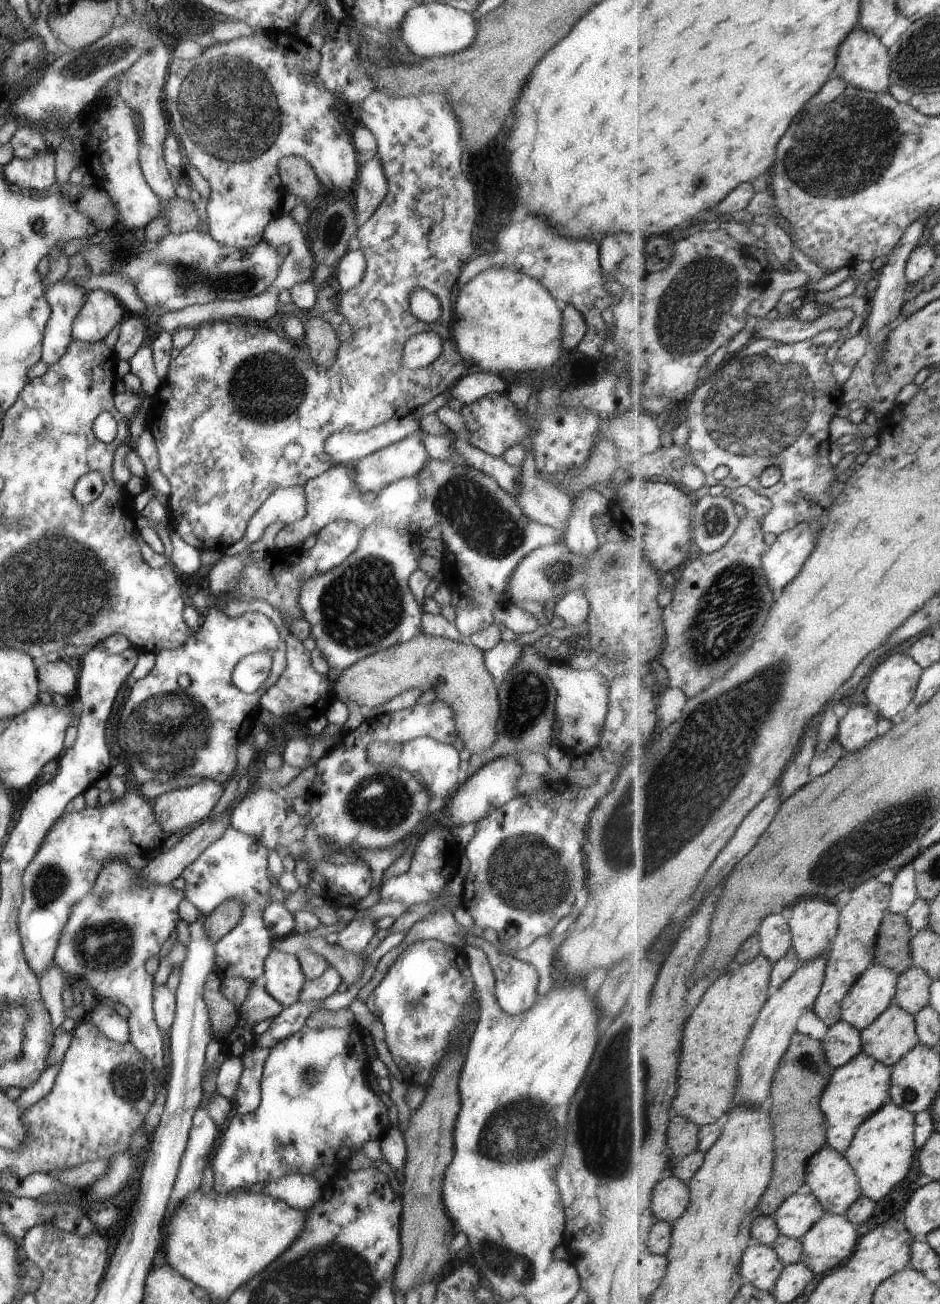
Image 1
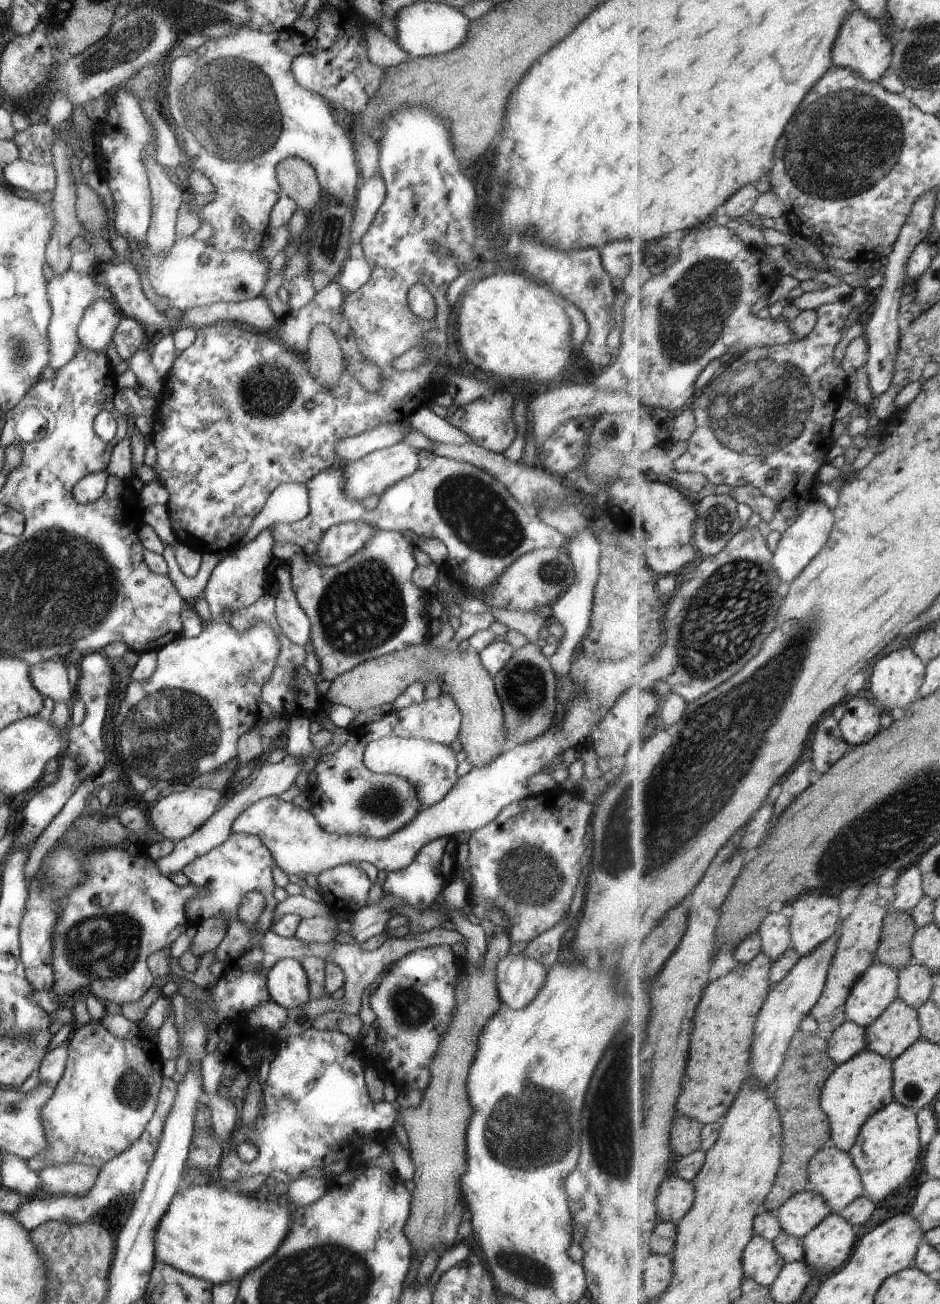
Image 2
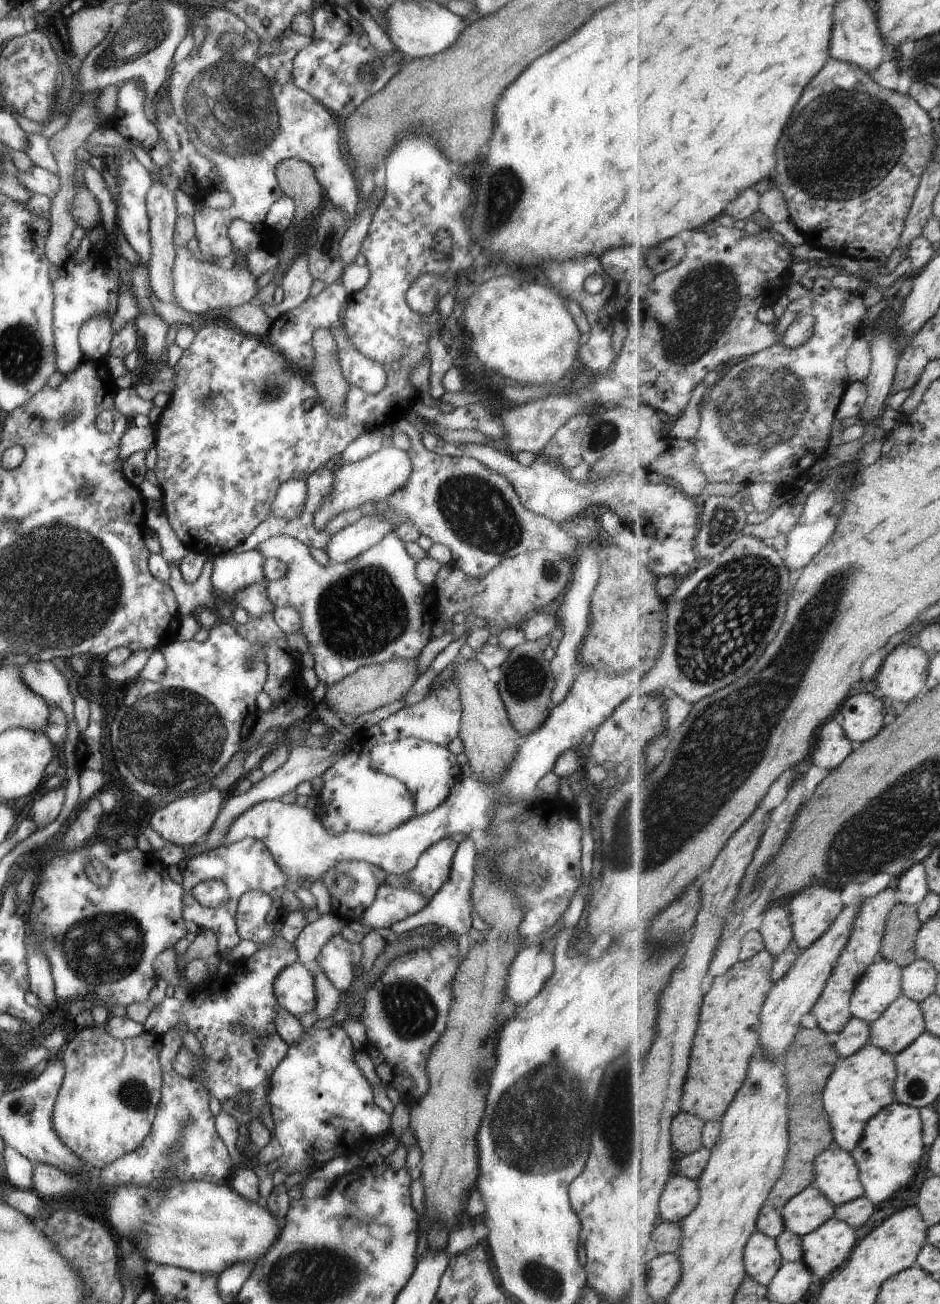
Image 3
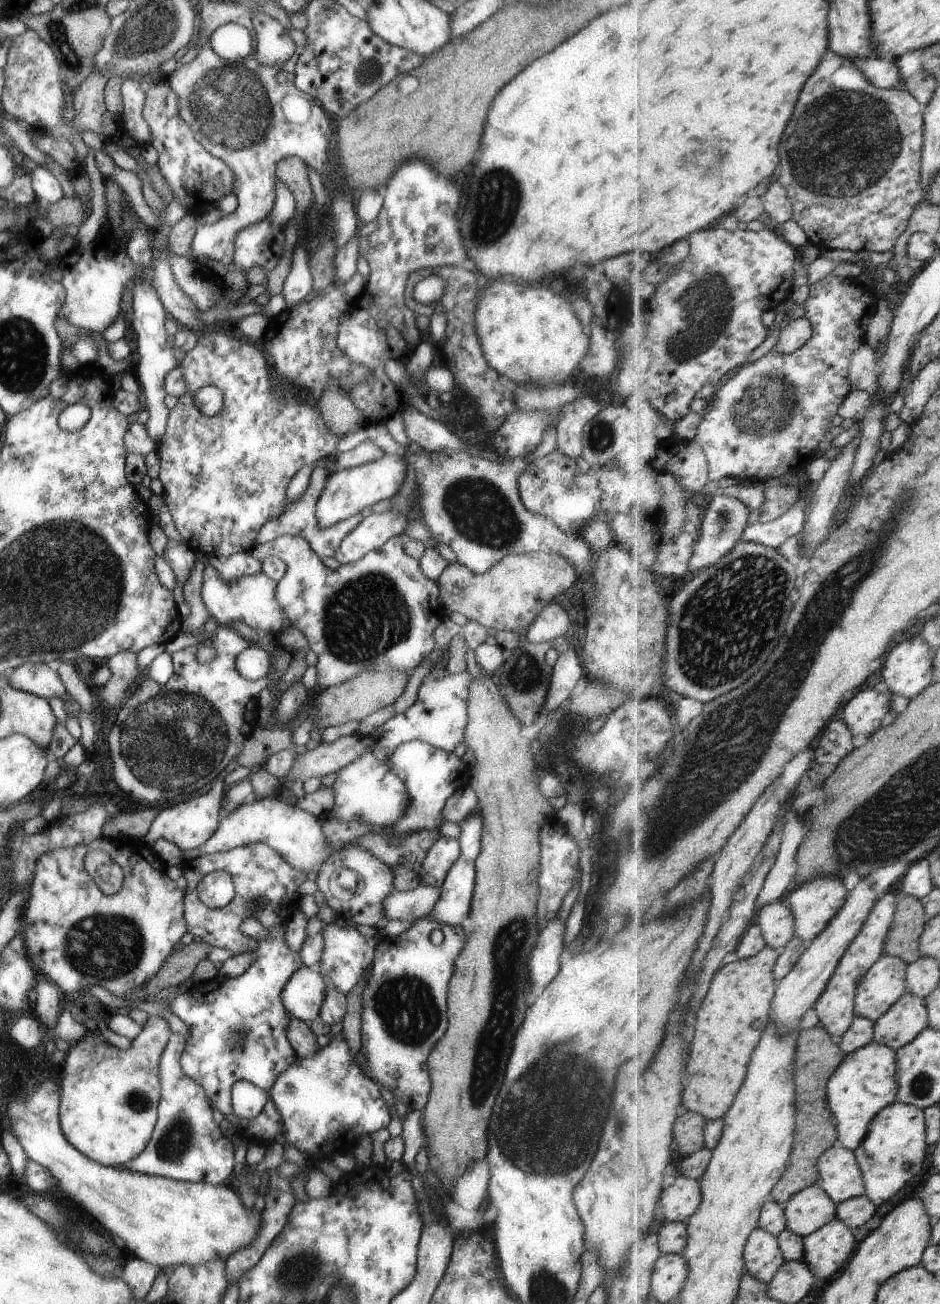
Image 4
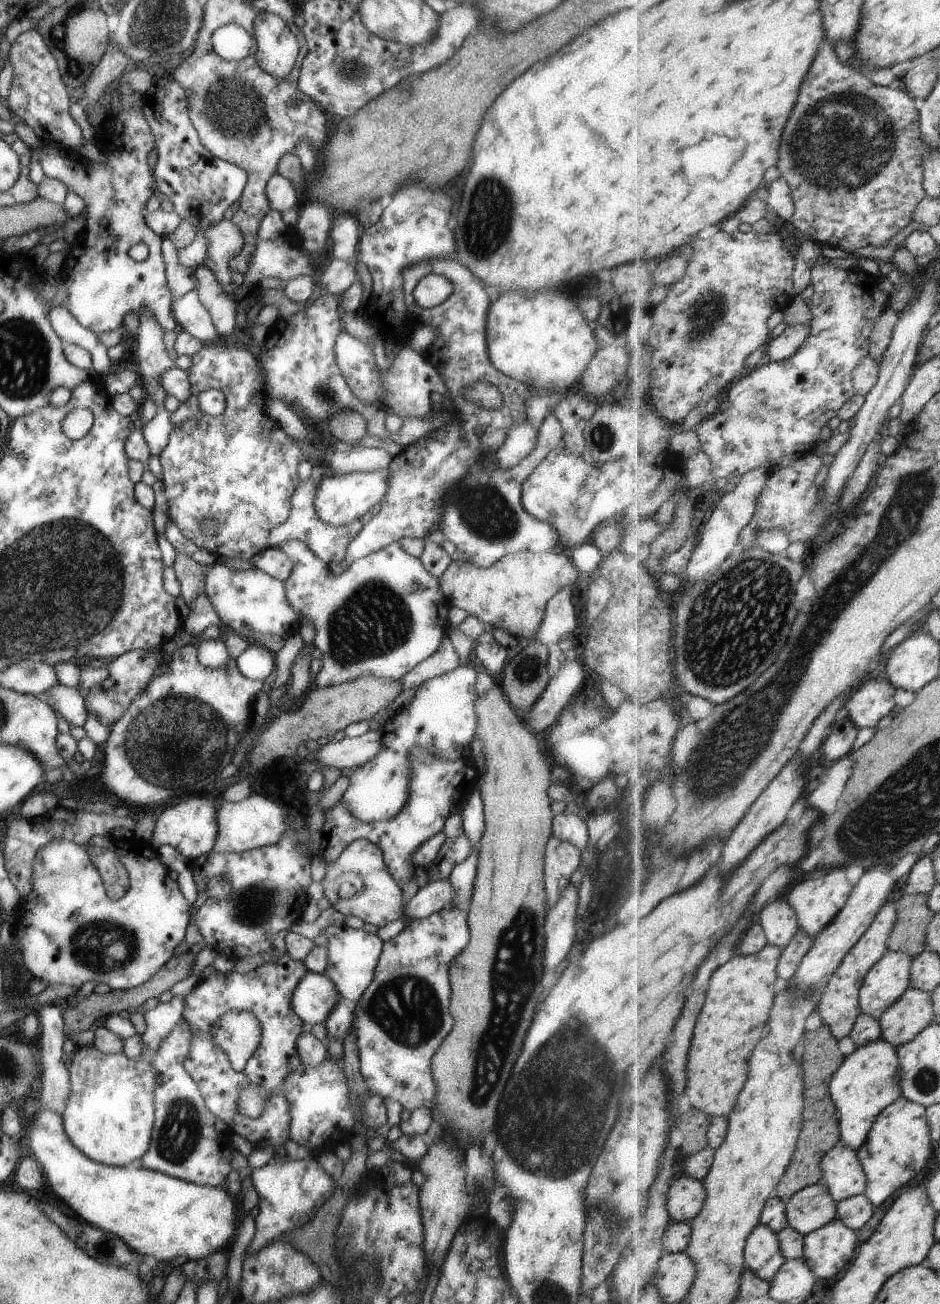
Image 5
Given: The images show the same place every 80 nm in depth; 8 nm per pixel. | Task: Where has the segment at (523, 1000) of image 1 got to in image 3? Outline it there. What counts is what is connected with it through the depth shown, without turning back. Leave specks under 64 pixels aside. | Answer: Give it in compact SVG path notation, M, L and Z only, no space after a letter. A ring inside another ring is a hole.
M531 944L521 949L513 961L508 966L508 975L506 978L506 991L508 997L516 1006L524 1005L528 1000L535 996L540 988L543 988L544 982L551 976L553 970L553 944L548 949L542 949L542 944Z

